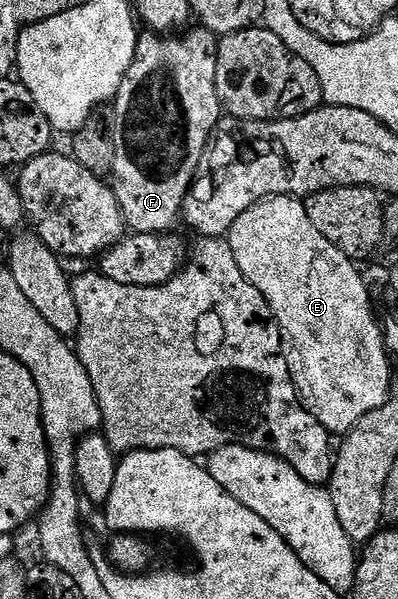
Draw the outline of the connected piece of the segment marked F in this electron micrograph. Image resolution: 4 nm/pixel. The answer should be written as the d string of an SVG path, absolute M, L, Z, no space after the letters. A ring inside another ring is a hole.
M189 29L183 36L141 33L136 44L134 60L118 88L114 105L111 107L114 168L110 175L110 185L122 208L127 229L138 234L167 234L173 229L176 218L178 222L181 217L188 187L192 185L196 170L204 159L204 152L214 137L216 127L222 121L220 101L216 95L218 38L209 30L195 29Z

